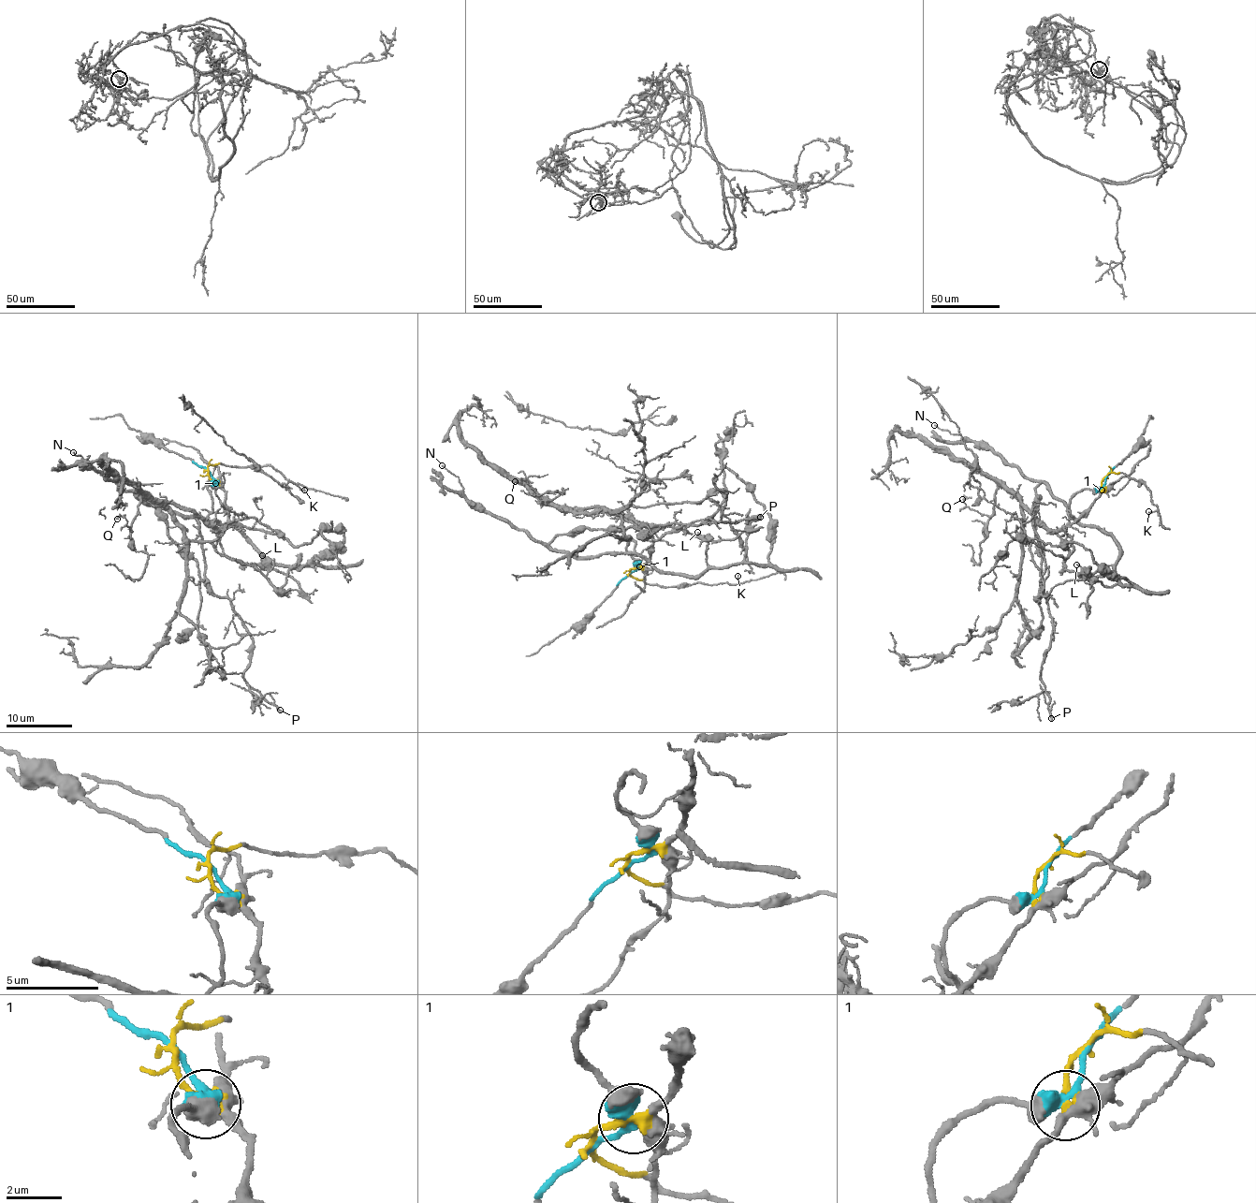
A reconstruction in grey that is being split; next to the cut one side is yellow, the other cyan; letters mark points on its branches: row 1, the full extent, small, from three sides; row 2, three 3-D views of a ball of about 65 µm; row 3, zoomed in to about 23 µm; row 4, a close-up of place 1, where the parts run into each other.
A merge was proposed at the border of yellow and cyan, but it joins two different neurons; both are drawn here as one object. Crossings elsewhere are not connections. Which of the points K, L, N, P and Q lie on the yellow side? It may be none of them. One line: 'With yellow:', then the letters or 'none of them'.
With yellow: K, P, Q

